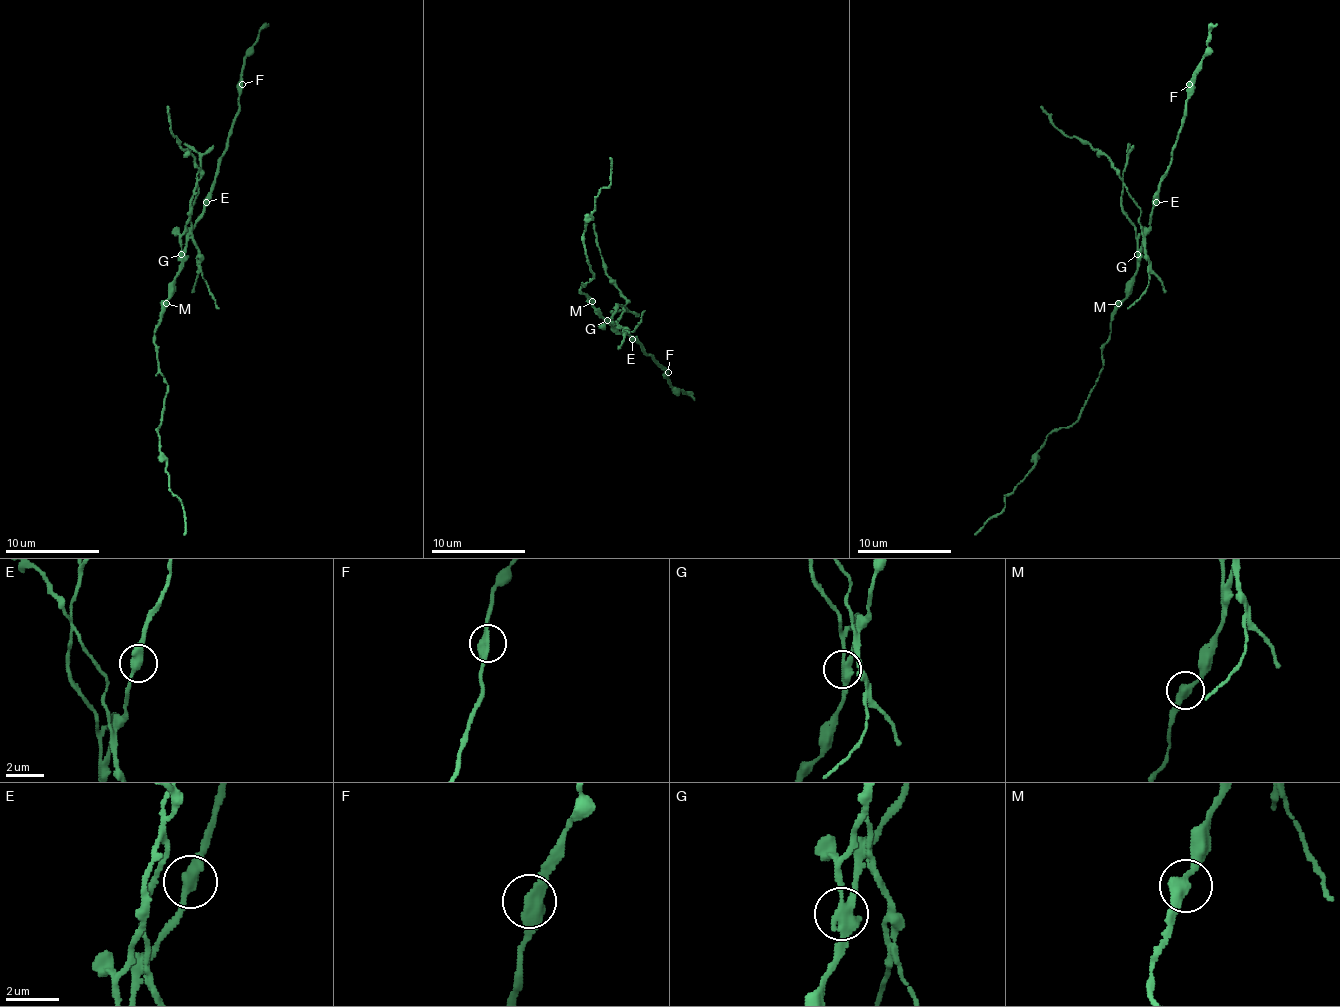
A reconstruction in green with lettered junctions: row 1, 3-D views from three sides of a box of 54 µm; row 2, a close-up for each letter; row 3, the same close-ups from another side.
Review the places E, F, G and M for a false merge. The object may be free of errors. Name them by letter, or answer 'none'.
G

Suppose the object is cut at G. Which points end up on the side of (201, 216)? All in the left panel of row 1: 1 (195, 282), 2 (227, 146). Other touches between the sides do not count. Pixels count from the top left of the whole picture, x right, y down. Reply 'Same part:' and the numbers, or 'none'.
Same part: 2

